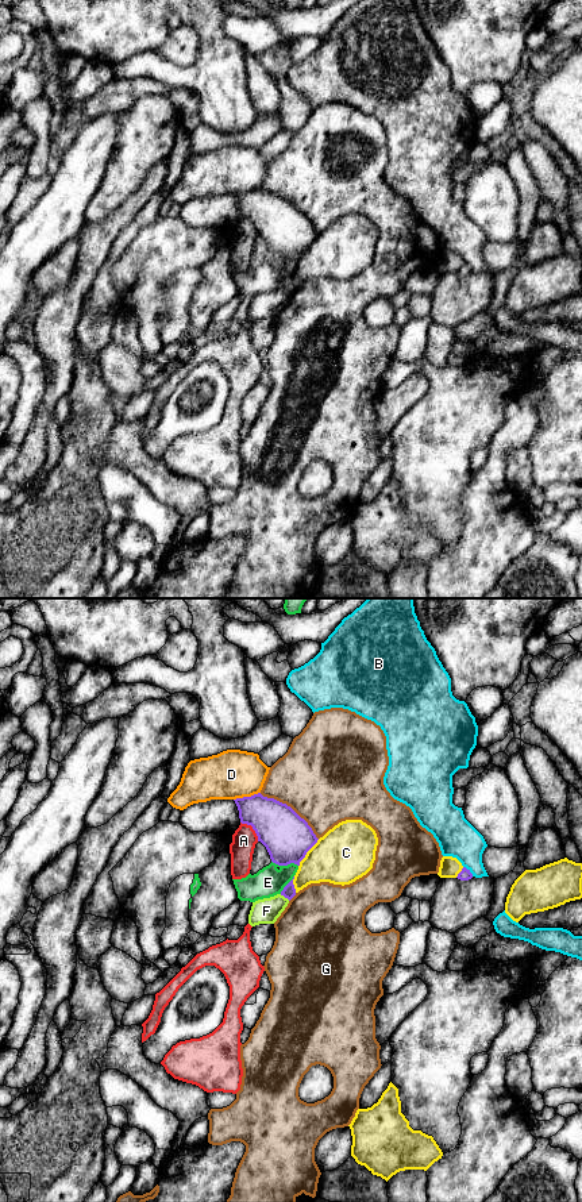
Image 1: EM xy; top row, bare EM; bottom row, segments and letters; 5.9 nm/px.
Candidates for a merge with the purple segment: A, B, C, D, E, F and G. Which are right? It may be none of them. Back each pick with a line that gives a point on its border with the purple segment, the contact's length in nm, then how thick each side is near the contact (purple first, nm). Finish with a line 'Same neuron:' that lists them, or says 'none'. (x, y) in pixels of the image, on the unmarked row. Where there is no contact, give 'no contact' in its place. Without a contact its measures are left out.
Same neuron: none

